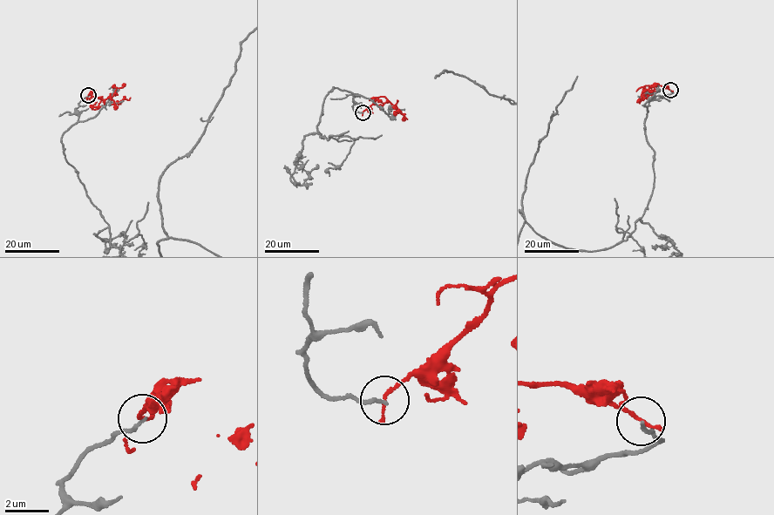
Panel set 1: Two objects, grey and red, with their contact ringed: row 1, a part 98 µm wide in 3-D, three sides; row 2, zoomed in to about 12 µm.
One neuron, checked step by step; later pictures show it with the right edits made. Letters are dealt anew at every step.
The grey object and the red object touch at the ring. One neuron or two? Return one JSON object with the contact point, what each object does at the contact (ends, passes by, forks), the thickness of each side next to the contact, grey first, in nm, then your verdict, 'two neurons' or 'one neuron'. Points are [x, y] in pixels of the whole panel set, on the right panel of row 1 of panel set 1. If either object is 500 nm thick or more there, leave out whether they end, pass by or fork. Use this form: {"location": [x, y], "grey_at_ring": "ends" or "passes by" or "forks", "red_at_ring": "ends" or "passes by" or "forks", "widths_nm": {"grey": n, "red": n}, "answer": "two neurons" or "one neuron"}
{"location": [670, 90], "grey_at_ring": "ends", "red_at_ring": "ends", "widths_nm": {"grey": 160, "red": 180}, "answer": "two neurons"}

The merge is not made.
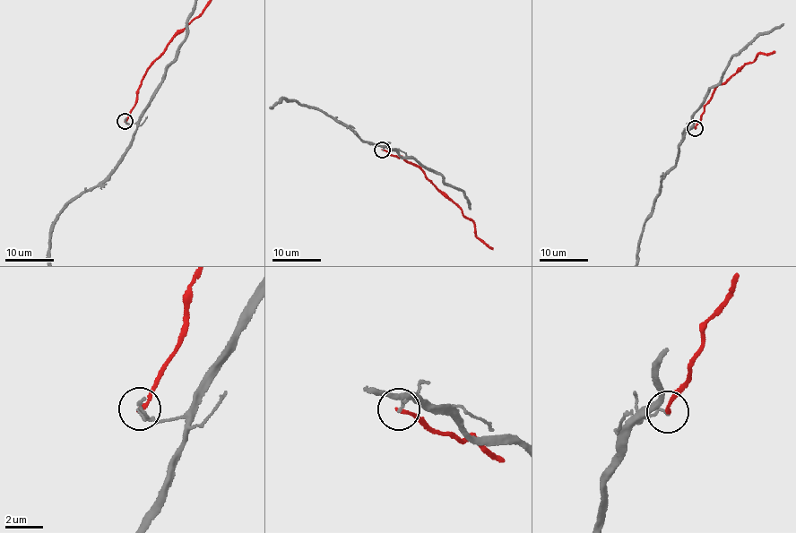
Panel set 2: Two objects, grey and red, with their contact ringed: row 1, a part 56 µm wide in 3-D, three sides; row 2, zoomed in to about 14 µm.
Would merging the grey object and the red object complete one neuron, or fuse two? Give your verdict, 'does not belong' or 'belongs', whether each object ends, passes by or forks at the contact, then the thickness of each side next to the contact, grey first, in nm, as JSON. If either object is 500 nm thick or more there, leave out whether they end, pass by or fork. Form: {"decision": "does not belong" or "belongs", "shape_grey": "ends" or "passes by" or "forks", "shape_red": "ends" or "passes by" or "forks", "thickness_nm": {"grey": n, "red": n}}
{"decision": "does not belong", "shape_grey": "ends", "shape_red": "ends", "thickness_nm": {"grey": 120, "red": 190}}

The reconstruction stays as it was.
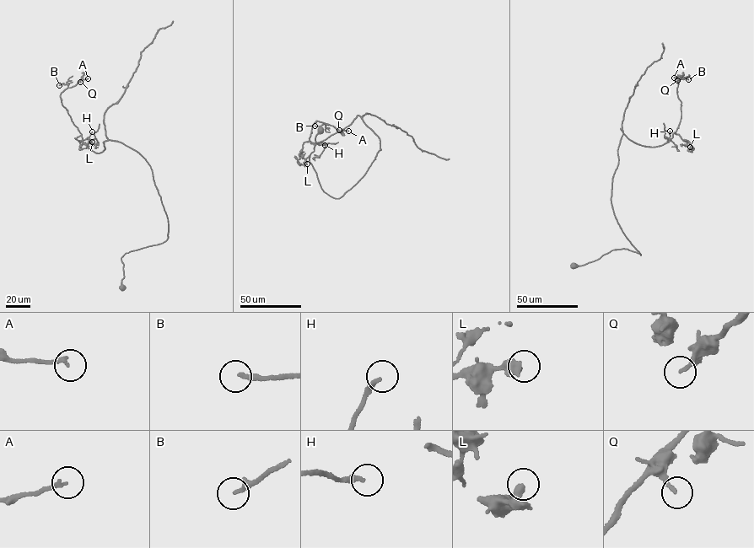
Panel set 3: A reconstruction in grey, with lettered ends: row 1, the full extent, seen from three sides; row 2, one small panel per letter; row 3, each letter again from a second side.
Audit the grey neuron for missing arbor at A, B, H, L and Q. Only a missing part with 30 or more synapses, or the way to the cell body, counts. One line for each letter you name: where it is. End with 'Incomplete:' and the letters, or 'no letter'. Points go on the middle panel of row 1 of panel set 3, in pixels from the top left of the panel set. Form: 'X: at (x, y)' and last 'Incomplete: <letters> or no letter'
Incomplete: no letter

